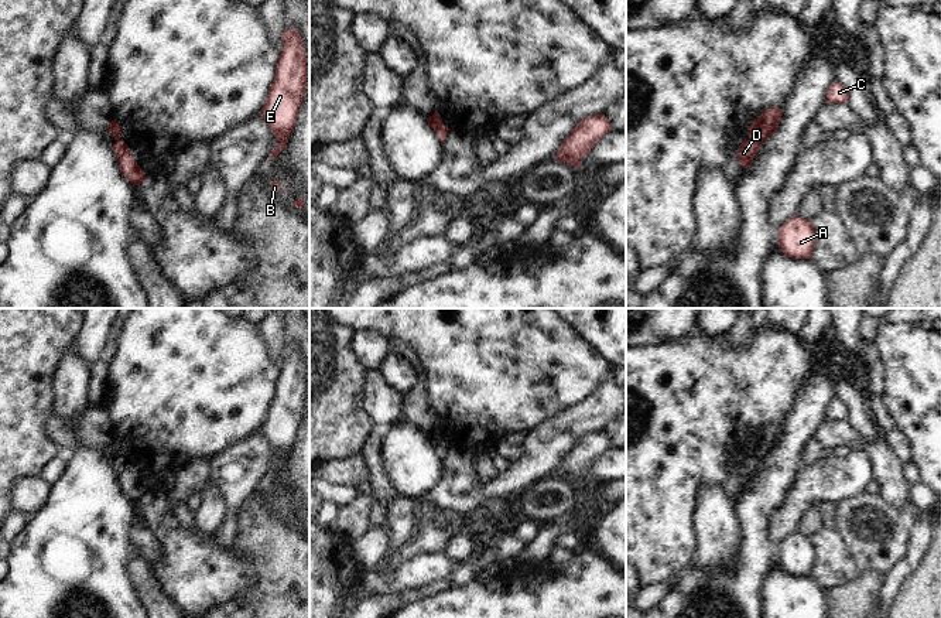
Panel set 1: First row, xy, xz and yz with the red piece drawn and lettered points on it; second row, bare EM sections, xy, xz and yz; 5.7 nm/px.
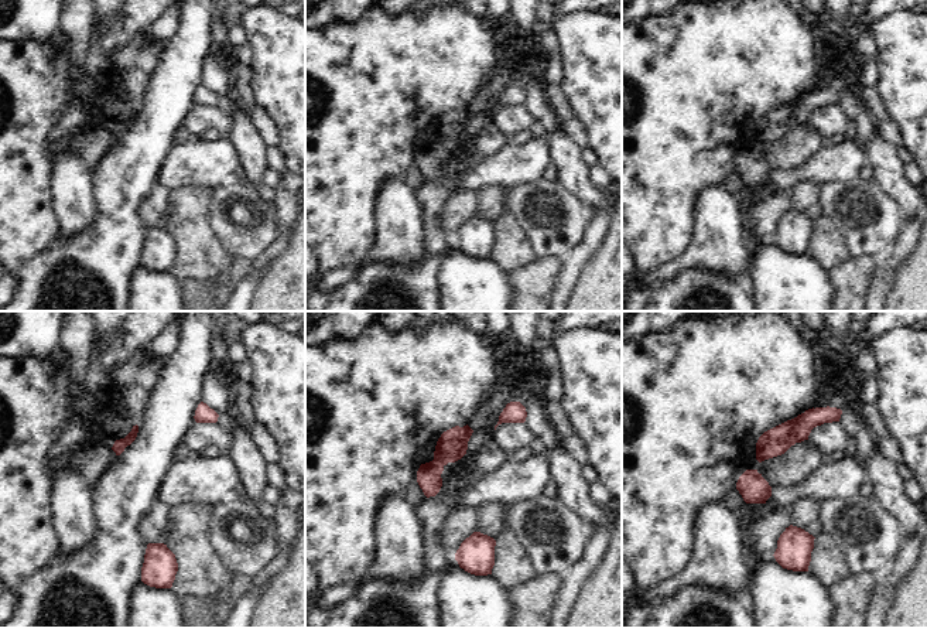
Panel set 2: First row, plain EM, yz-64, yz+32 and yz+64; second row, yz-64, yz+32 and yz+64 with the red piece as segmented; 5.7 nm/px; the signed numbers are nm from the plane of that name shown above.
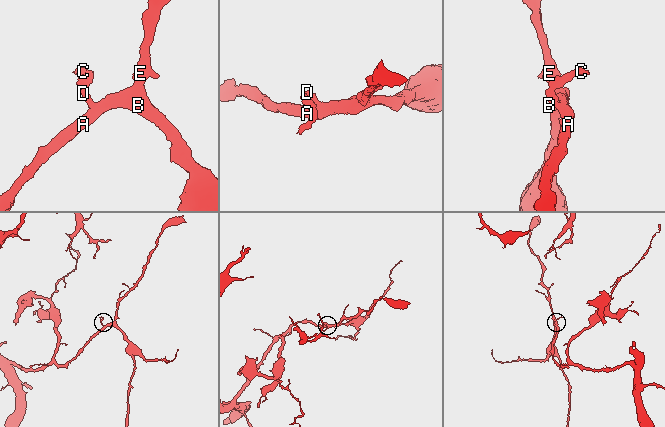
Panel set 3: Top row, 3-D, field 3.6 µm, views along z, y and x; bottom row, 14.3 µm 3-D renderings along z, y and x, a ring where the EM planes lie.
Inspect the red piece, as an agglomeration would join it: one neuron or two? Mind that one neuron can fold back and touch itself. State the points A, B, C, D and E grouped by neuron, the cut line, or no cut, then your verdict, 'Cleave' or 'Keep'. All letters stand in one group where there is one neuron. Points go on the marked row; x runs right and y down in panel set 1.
Groups: A B D E / C. Split along yz (749, 139), (760, 144). Cleave.

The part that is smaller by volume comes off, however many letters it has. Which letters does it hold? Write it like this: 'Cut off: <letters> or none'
Cut off: C

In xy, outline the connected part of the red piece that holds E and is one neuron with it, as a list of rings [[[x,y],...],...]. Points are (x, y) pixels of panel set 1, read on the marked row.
[[[285,28],[283,49],[276,66],[276,78],[271,83],[261,117],[266,120],[280,144],[268,160],[274,160],[288,143],[298,110],[307,89],[307,55],[297,28]]]

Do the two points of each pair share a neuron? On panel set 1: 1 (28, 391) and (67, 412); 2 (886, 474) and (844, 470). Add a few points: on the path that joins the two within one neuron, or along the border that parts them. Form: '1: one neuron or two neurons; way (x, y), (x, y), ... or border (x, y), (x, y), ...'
1: two neurons; border (55, 371), (50, 413)
2: two neurons; border (865, 449), (871, 458), (875, 478)

